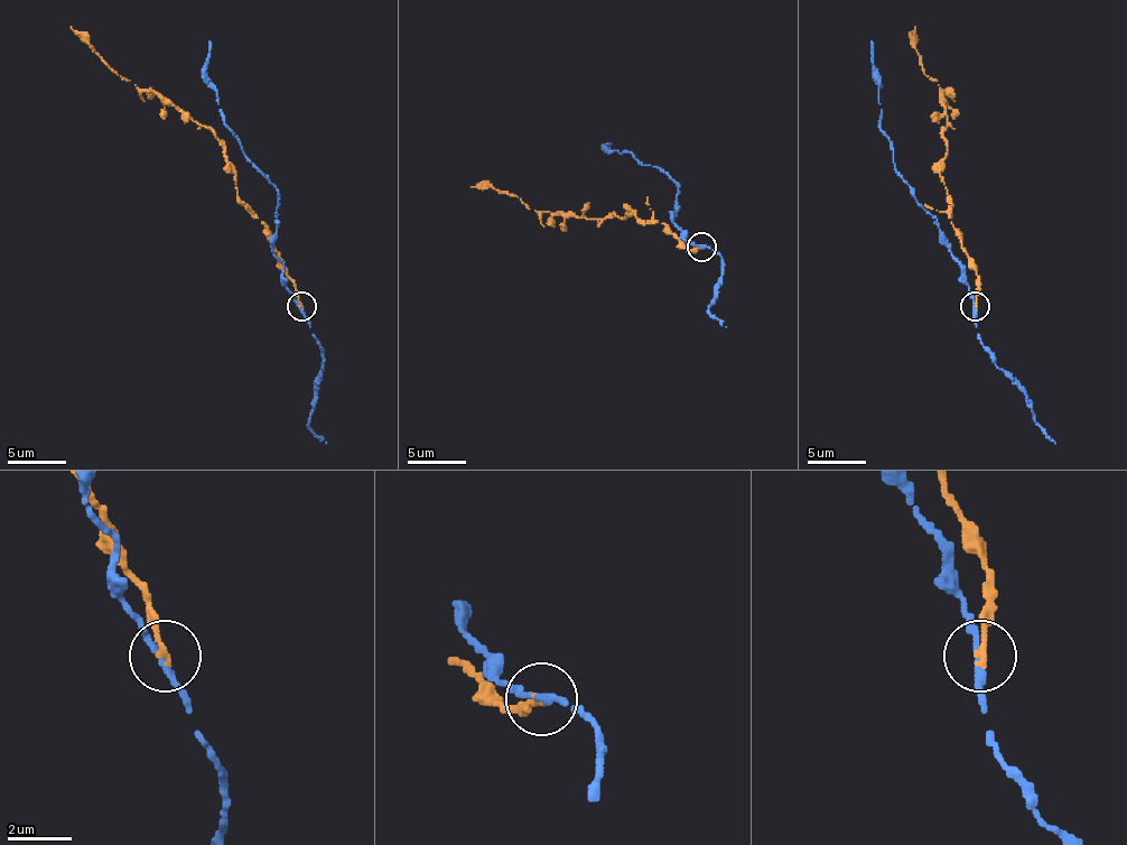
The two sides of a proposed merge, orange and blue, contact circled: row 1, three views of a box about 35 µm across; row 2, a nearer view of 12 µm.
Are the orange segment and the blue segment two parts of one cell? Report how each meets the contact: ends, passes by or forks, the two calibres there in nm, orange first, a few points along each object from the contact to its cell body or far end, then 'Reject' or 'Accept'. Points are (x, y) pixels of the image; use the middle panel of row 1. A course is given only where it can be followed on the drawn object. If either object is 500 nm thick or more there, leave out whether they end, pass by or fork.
At the ring orange ends. At the ring blue passes by. Thickness 280 nm (orange) against 190 nm. Course of orange: (701, 248), (687, 248), (664, 224), (635, 212), (623, 219), (556, 215), (539, 212), (515, 195), (472, 186). Course of blue: (701, 248), (681, 235), (672, 224), (679, 186), (655, 166), (643, 166), (606, 146), (608, 142). Reject

